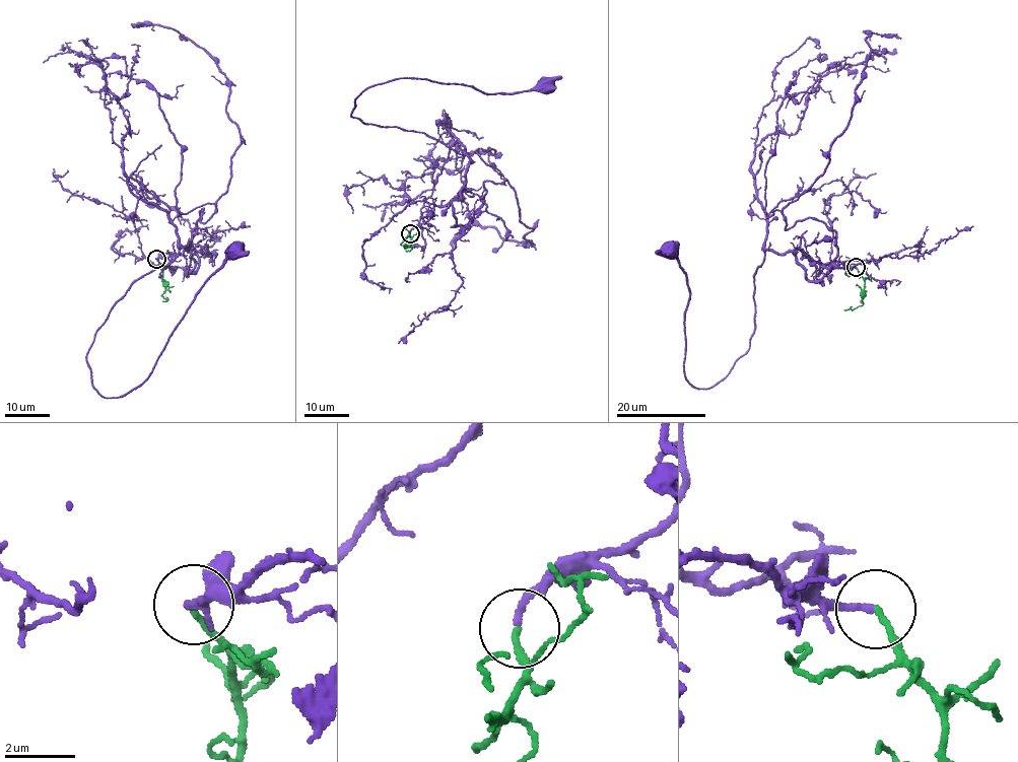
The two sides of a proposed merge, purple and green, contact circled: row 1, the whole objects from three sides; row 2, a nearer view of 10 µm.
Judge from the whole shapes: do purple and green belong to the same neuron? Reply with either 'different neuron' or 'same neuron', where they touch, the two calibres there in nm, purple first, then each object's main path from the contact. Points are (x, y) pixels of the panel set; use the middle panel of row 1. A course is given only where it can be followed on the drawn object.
same neuron; at (410, 233); 200 nm thick on the purple side, 170 nm on the other; purple runs (410, 232), (465, 187), (469, 158), (421, 132), (351, 117), (365, 89), (420, 78), (484, 93), (547, 88); green runs (410, 232), (409, 245), (401, 245), (409, 234), (406, 228)

